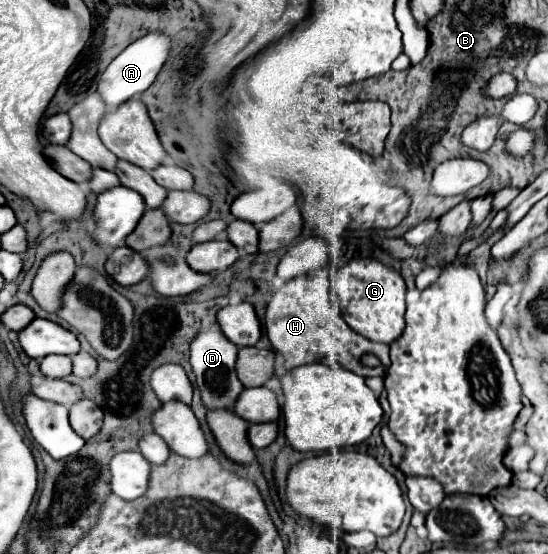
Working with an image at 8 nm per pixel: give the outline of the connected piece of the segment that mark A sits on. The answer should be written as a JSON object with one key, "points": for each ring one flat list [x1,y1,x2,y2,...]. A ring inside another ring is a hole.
{"points":[[150,33,140,37,138,41,134,41,128,49,124,49,110,65,108,69,102,73,100,83,98,83,98,93,104,101,104,105,108,109,116,109,122,103,126,103,128,99,134,99,138,95,142,95,156,79,158,71,162,69,166,57,170,51,170,39,162,33]]}

